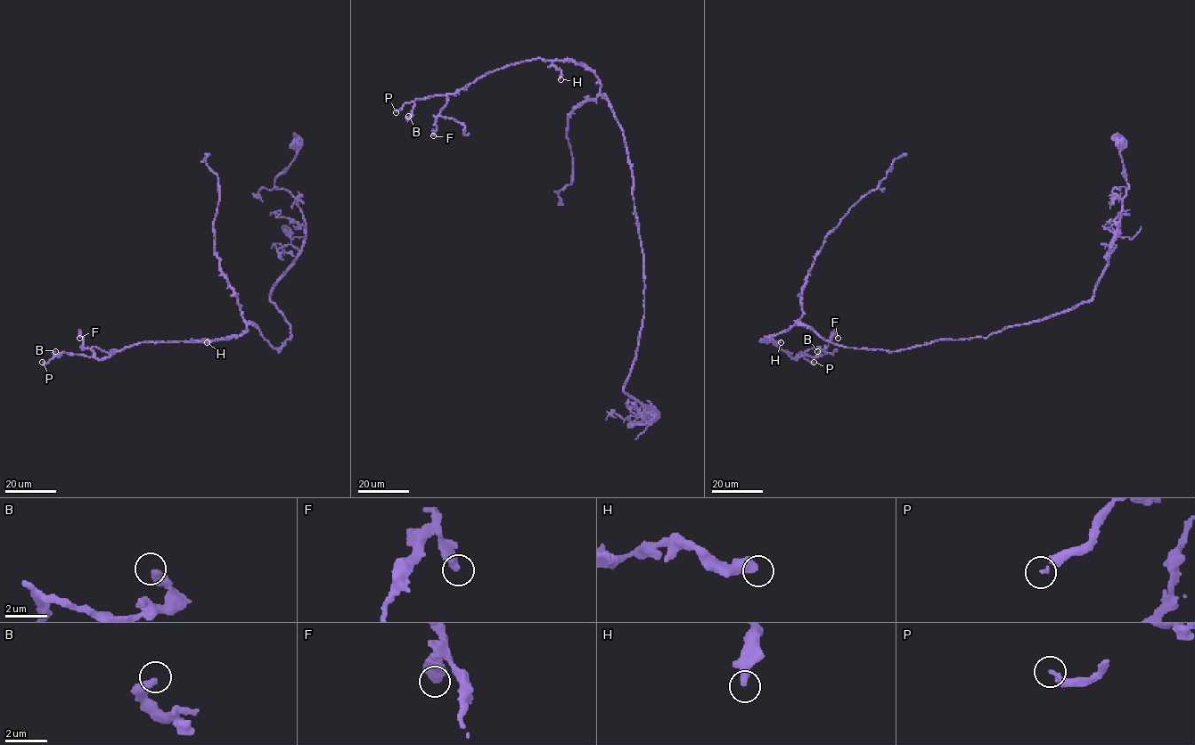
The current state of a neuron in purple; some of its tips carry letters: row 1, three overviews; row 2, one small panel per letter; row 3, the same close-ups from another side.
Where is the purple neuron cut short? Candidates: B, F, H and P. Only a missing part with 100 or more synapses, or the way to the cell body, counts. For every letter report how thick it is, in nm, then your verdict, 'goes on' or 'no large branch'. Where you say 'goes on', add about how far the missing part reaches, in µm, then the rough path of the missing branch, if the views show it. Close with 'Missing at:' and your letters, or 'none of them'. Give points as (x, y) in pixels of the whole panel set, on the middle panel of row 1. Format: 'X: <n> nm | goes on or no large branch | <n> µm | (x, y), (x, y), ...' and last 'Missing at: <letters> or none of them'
B: 440 nm | no large branch
F: 550 nm | no large branch
H: 440 nm | no large branch
P: 130 nm | goes on | 40 µm
Missing at: P

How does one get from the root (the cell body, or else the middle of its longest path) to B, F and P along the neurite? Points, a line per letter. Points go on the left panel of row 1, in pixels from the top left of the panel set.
B: (297, 144), (274, 183), (306, 225), (269, 298), (290, 325), (280, 351), (252, 323), (102, 358), (55, 351)
F: (297, 144), (274, 183), (306, 225), (269, 298), (290, 325), (280, 351), (252, 323), (102, 358), (79, 338)
P: (297, 144), (274, 183), (306, 225), (269, 298), (290, 325), (280, 351), (247, 323), (230, 338), (42, 362)

